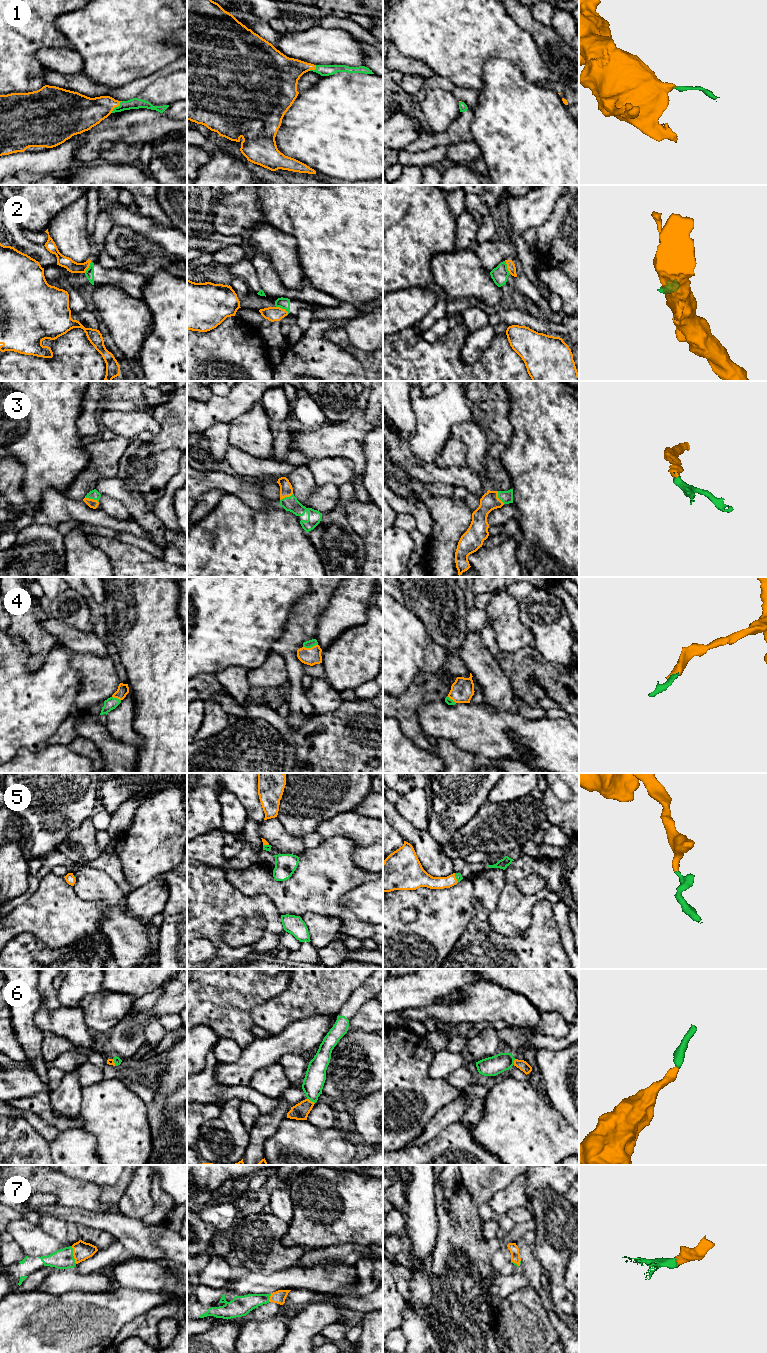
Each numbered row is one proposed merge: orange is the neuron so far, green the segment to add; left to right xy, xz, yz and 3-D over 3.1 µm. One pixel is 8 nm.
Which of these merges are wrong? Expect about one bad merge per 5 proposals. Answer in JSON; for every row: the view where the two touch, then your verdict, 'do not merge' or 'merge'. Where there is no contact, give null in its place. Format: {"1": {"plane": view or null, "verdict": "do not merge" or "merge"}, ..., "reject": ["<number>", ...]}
{"1": {"plane": "xy", "verdict": "merge"}, "2": {"plane": "xz", "verdict": "do not merge"}, "3": {"plane": "xy", "verdict": "merge"}, "4": {"plane": "xz", "verdict": "merge"}, "5": {"plane": "yz", "verdict": "merge"}, "6": {"plane": "xz", "verdict": "merge"}, "7": {"plane": "xy", "verdict": "merge"}, "reject": ["2"]}

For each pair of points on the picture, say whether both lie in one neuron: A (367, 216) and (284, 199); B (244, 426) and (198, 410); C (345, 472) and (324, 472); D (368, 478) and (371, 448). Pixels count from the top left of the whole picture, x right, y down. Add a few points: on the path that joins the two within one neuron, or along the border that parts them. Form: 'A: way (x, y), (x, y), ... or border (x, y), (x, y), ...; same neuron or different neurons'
A: way (346, 199), (305, 199); same neuron
B: border (251, 408), (231, 421); different neurons
C: way (340, 472), (329, 472); same neuron
D: way (372, 471), (372, 455); same neuron

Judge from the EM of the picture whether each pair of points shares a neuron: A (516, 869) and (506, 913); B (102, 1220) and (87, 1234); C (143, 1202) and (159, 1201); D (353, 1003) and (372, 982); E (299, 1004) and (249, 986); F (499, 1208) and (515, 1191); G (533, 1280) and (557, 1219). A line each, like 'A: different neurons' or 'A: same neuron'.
A: same neuron
B: different neurons
C: different neurons
D: same neuron
E: different neurons
F: same neuron
G: different neurons

